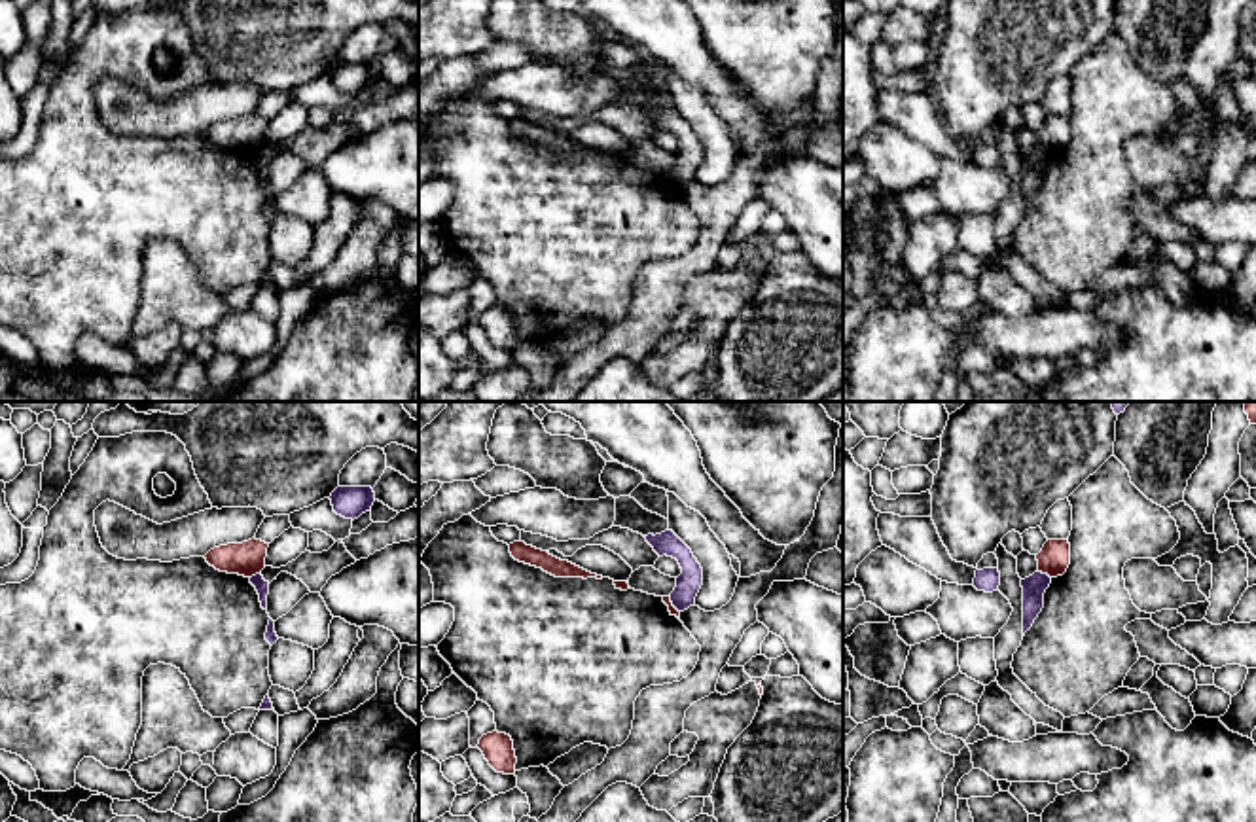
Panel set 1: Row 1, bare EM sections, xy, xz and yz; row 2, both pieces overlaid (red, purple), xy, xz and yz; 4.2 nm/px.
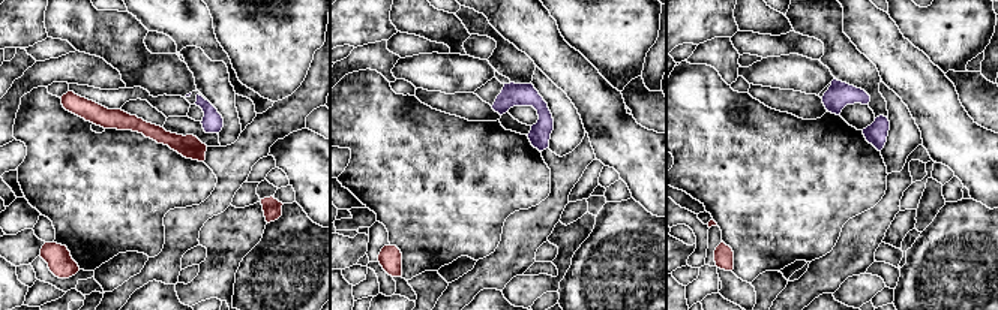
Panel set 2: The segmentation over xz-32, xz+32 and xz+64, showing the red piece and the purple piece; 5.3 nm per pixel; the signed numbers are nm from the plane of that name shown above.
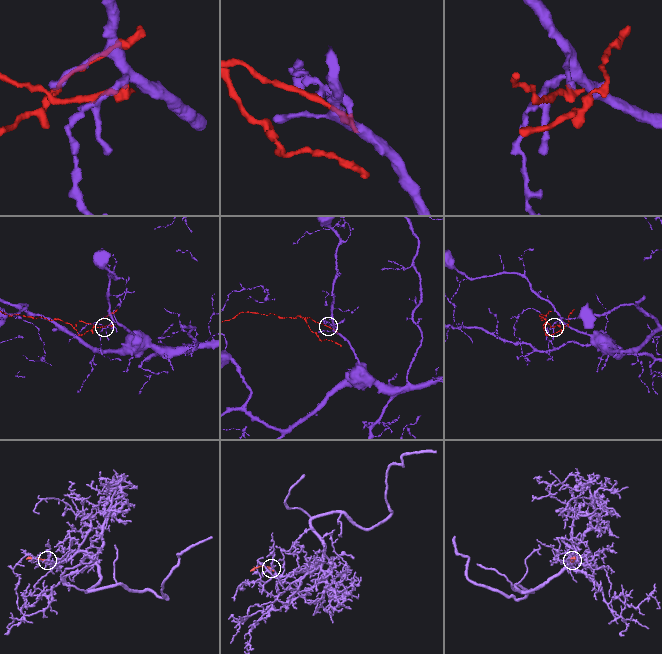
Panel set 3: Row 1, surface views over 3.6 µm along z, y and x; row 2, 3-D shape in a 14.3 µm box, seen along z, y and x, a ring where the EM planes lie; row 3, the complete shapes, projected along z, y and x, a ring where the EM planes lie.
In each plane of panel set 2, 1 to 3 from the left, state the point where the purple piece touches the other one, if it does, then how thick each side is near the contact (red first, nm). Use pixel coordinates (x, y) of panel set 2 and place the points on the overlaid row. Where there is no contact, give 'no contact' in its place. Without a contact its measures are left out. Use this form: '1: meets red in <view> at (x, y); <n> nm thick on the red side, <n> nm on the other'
1: no contact
2: no contact
3: no contact

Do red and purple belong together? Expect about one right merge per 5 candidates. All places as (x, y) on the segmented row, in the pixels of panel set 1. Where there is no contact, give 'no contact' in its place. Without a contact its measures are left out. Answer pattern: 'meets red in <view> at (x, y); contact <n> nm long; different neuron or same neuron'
meets red in yz at (1044, 572); contact 70 nm long; different neuron

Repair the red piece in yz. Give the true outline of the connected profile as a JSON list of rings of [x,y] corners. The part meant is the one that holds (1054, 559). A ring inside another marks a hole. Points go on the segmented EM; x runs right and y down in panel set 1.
[[[1048,540],[1042,551],[1036,555],[1038,572],[1050,578],[1063,576],[1070,564],[1070,544],[1068,540]]]

